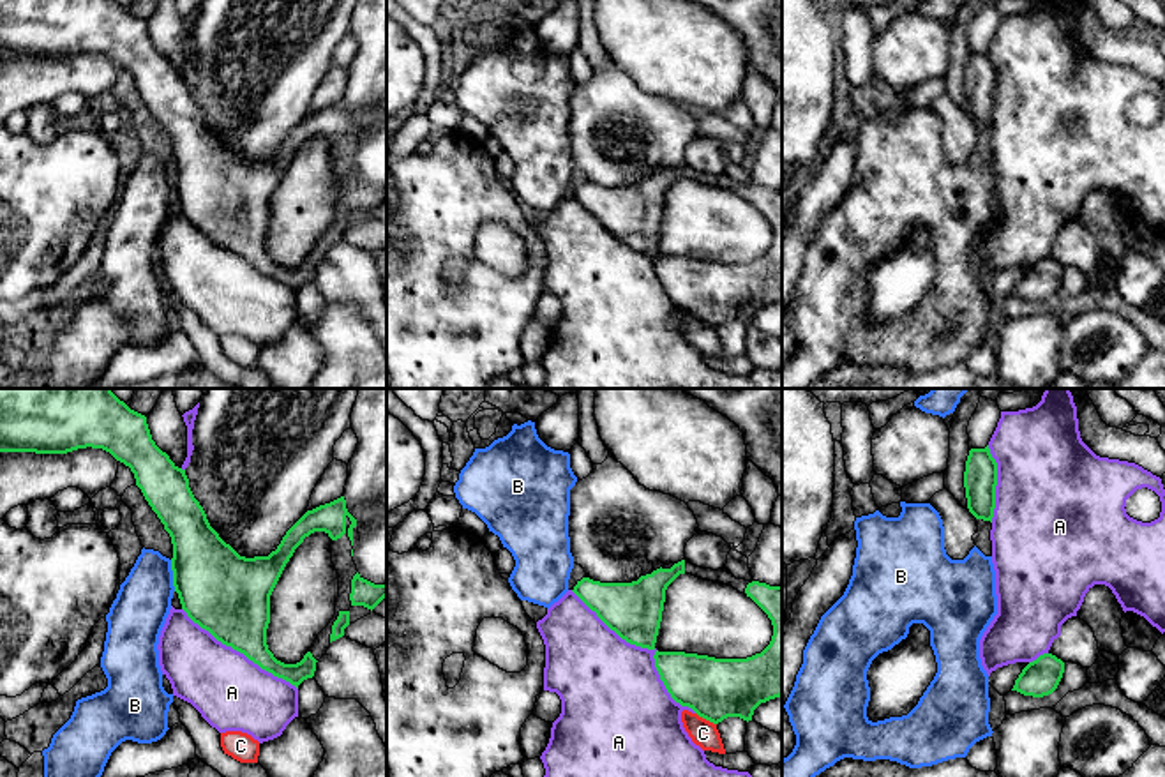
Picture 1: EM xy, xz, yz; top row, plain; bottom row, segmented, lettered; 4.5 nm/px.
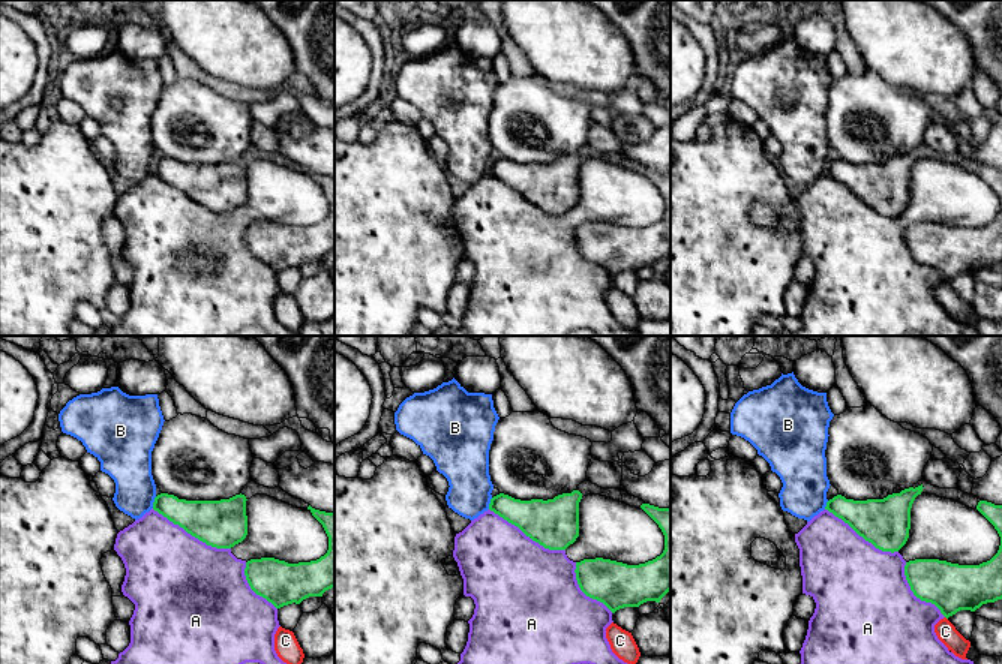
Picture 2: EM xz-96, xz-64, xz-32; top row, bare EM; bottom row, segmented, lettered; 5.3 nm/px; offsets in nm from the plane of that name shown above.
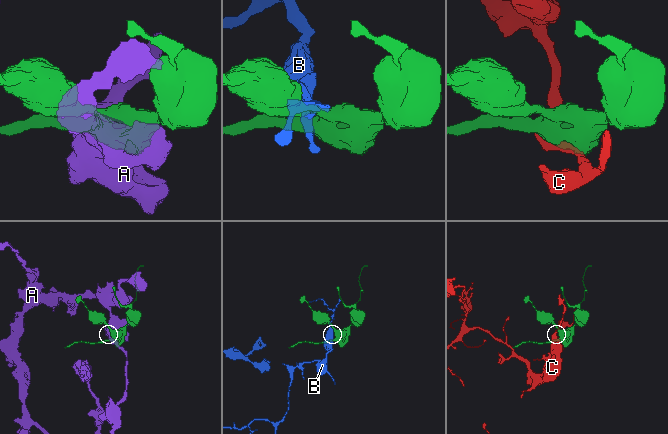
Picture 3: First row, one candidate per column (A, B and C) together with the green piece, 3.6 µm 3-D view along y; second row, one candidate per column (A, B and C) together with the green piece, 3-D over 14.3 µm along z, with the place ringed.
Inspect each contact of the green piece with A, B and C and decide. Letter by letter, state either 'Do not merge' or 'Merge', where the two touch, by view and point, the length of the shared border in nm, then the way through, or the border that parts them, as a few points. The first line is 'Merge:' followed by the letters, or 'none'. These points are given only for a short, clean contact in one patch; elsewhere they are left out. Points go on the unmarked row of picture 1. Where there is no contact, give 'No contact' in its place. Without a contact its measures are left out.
Merge: none
A: Do not merge. Touches green at xz (646, 251). Shared border 800 nm
B: Do not merge. Touches green at xy (173, 181). Shared border 150 nm. Boundary: xy (170, 165), (175, 195)
C: Do not merge. Touches green at xz (706, 324). Shared border 110 nm

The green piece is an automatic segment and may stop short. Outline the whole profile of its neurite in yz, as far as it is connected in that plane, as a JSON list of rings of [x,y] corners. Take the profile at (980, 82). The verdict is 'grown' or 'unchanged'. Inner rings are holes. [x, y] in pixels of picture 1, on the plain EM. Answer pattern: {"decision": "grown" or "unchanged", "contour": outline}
{"decision": "unchanged", "contour": [[[988,49],[985,53],[971,53],[966,65],[964,92],[967,113],[976,124],[992,127],[996,90],[997,67],[990,58]]]}

